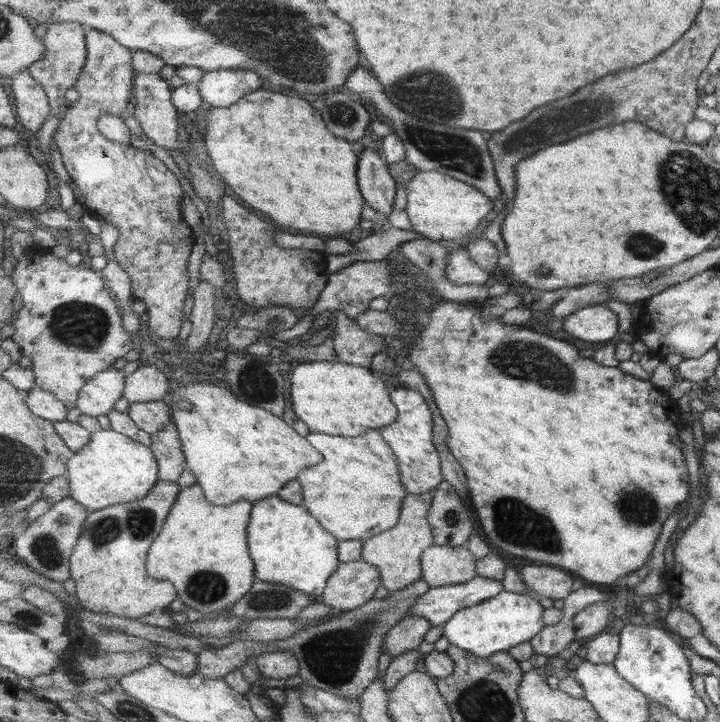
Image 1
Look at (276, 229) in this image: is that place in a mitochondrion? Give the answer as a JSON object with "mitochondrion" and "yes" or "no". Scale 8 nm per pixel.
{"mitochondrion":"no"}

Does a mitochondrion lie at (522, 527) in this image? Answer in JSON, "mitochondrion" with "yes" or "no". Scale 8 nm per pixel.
{"mitochondrion":"yes"}

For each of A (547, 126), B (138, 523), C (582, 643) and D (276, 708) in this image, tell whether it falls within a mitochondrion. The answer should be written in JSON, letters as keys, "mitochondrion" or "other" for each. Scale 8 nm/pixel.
{"A":"mitochondrion","B":"mitochondrion","C":"other","D":"other"}

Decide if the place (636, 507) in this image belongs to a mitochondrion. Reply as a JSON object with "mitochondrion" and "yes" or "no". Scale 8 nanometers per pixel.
{"mitochondrion":"yes"}

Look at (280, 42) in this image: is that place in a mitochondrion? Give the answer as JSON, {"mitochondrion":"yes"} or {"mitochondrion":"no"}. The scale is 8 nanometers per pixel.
{"mitochondrion":"yes"}

